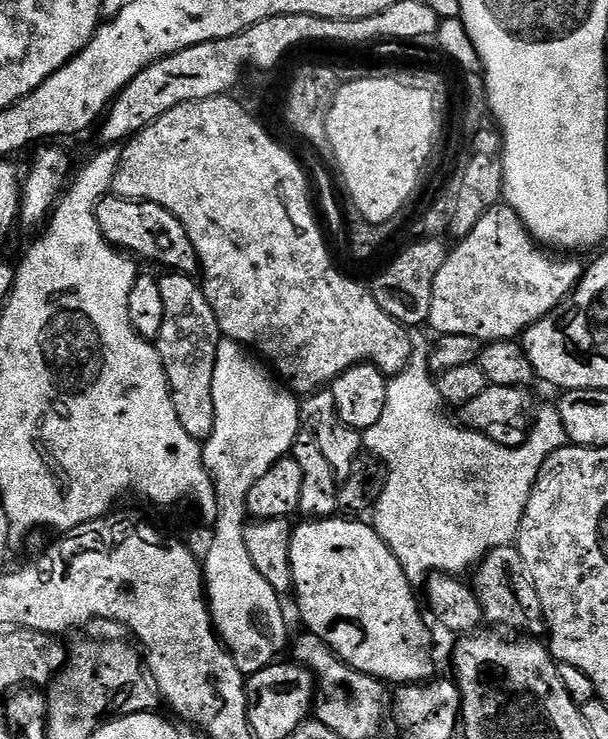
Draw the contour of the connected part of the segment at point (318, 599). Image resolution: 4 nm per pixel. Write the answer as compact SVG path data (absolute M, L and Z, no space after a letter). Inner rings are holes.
M329 518L326 520L308 520L296 524L292 530L292 541L290 542L290 566L292 567L292 582L294 585L294 601L300 607L300 616L304 619L303 627L312 632L318 638L322 638L328 643L328 647L354 670L358 670L367 676L375 676L376 679L387 682L392 686L407 686L410 684L420 684L427 681L433 675L432 672L432 636L428 633L428 628L424 625L425 613L422 611L422 604L416 601L414 585L406 578L398 558L389 550L388 544L382 542L382 538L377 534L375 527L371 523L360 524L356 518Z

